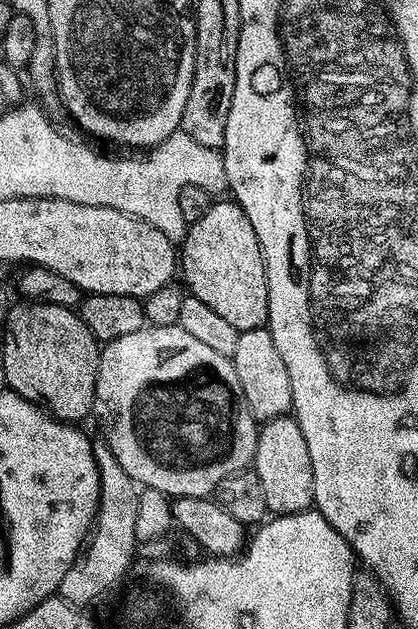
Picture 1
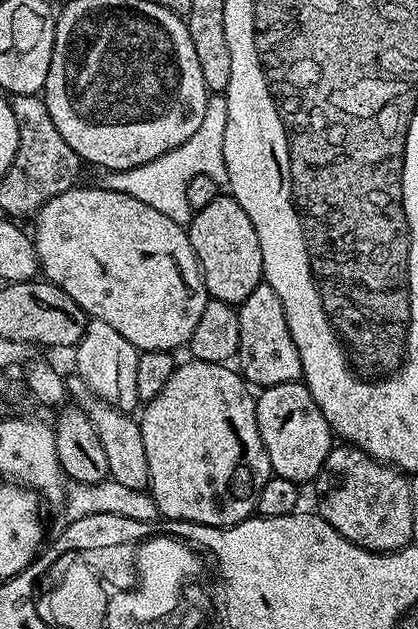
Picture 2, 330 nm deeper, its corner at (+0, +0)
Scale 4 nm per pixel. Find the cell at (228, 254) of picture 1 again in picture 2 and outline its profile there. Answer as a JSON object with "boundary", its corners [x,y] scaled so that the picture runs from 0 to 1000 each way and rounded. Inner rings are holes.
{"boundary":[[[529,308],[502,321],[502,328],[483,328],[483,334],[464,339],[447,366],[500,472],[572,486],[598,461],[632,445],[627,391],[617,391],[617,366],[608,366],[598,340],[569,328],[553,308]]]}

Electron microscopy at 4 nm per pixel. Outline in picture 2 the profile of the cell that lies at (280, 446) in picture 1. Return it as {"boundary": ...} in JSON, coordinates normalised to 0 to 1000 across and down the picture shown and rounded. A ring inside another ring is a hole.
{"boundary":[[[725,607],[667,610],[629,618],[612,630],[612,669],[627,703],[636,709],[636,722],[646,728],[653,752],[675,760],[694,760],[706,769],[725,771],[727,763],[754,765],[785,727],[785,719],[799,711],[799,688],[785,679],[770,652],[761,652],[761,639],[742,626]]]}

